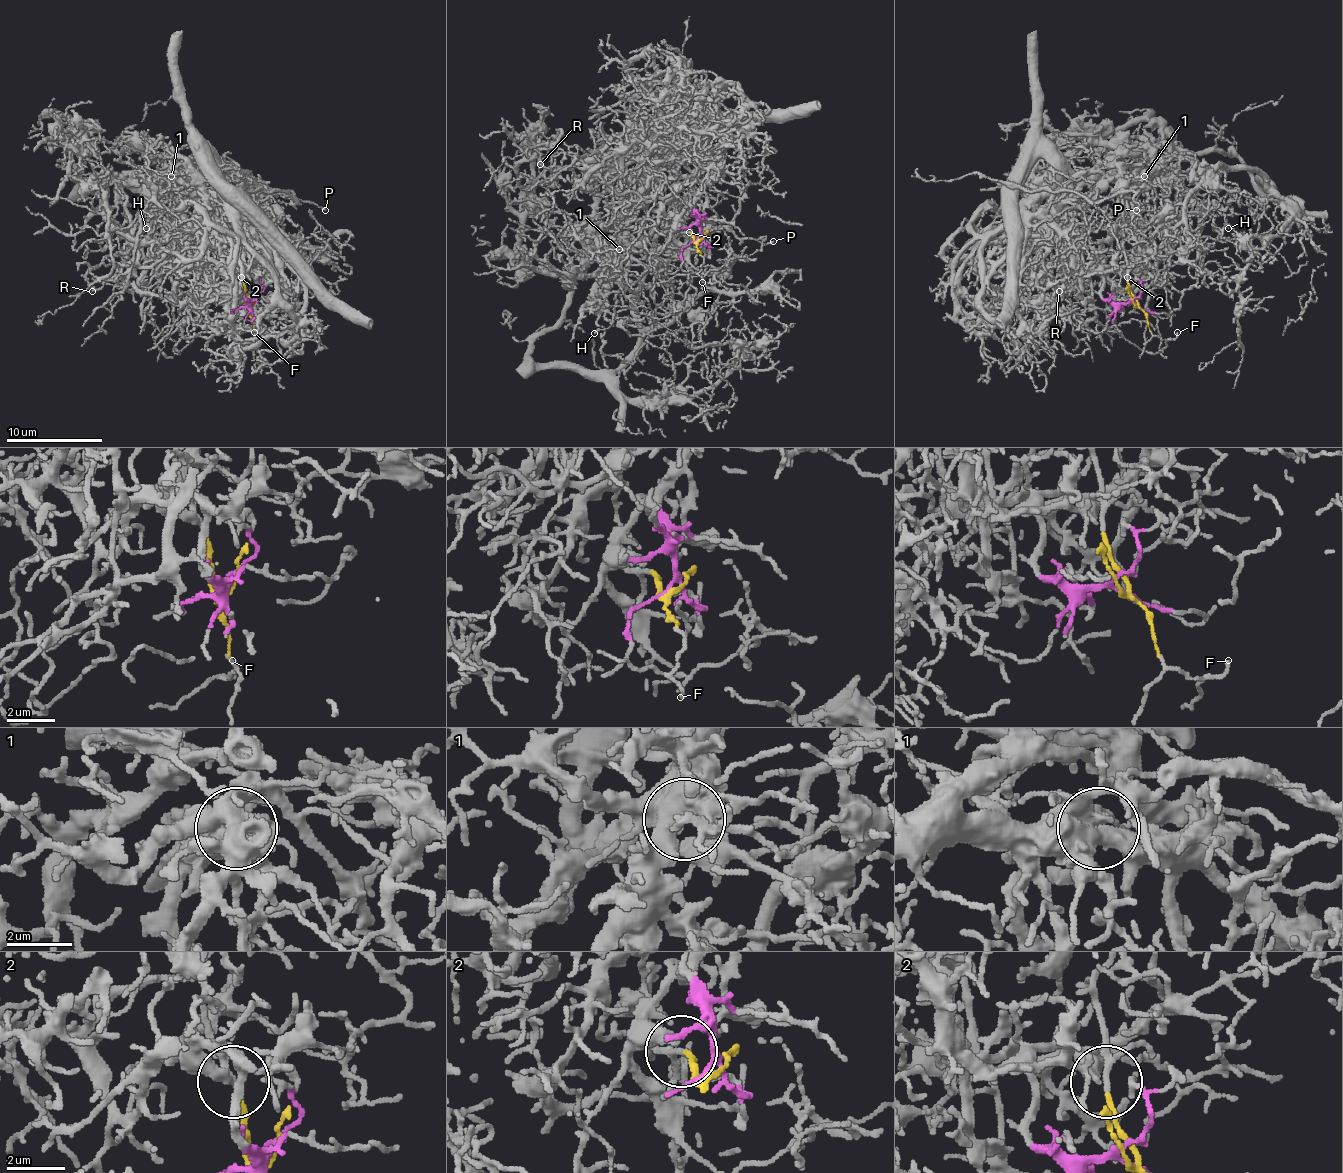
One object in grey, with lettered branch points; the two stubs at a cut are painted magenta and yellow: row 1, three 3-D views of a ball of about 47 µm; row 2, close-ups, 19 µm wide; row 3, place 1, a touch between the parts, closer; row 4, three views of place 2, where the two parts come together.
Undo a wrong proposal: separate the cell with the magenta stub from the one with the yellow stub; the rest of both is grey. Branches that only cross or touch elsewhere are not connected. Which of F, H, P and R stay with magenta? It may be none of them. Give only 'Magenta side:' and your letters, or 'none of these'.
Magenta side: H, R

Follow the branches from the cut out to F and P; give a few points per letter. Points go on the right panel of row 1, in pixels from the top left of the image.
F: (1134, 304), (1154, 335), (1171, 340), (1178, 333)
P: (1134, 304), (1125, 256), (1127, 229), (1120, 222), (1129, 190), (1142, 181), (1122, 190), (1132, 193), (1137, 210)

